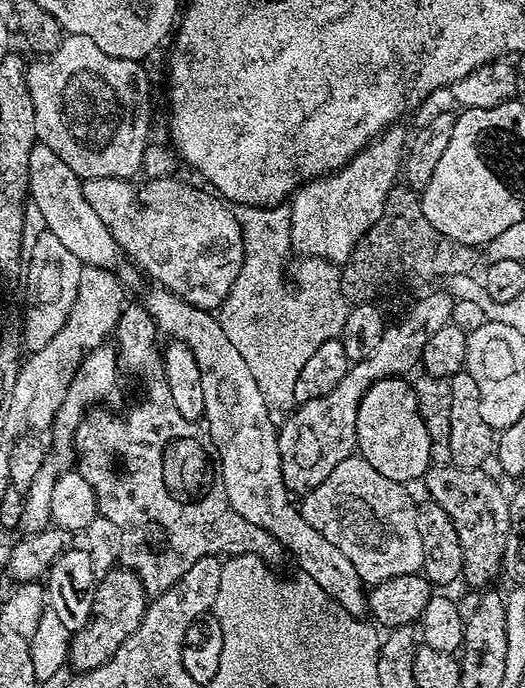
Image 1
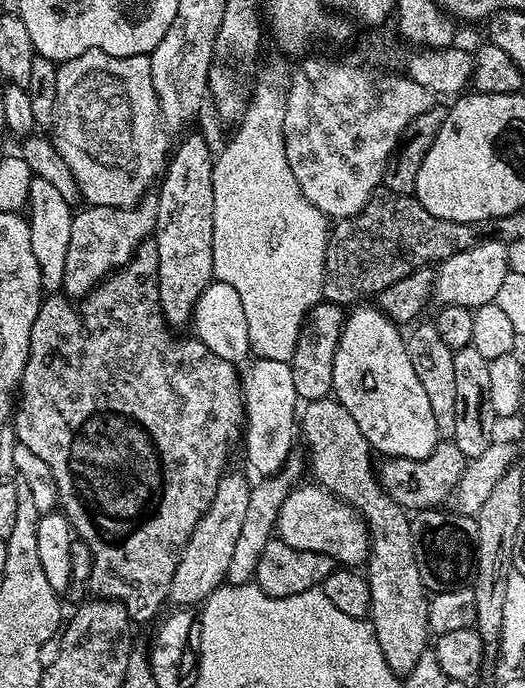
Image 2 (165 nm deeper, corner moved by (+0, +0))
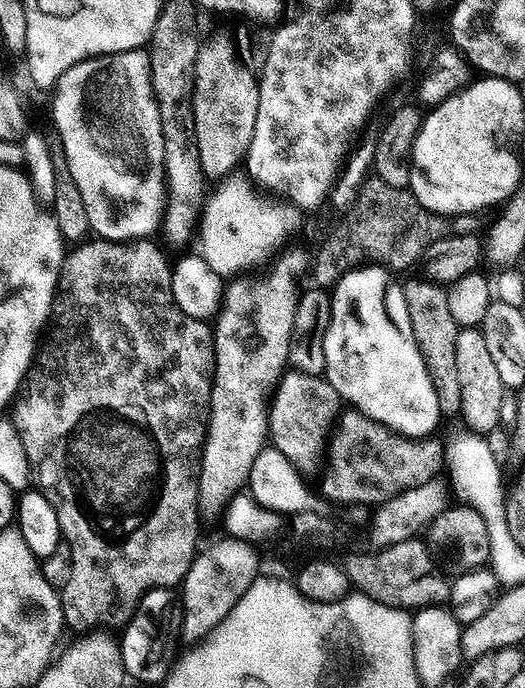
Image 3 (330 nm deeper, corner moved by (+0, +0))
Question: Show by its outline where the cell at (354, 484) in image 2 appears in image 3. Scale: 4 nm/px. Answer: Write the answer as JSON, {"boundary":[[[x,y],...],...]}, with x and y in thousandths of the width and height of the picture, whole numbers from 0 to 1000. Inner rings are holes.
{"boundary":[[[543,539],[533,548],[533,557],[524,560],[509,589],[516,650],[528,651],[562,677],[594,673],[602,666],[598,651],[608,645],[610,634],[619,635],[627,629],[650,584],[648,574],[617,547]]]}

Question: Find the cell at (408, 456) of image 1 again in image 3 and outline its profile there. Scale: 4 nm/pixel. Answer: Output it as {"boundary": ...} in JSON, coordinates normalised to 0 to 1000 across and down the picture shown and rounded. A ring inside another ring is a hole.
{"boundary":[[[722,387],[669,390],[630,420],[625,471],[617,475],[617,547],[629,561],[636,561],[650,583],[676,597],[697,602],[712,613],[728,613],[728,619],[770,634],[815,637],[842,615],[834,573],[827,573],[827,555],[819,555],[811,526],[796,509],[796,497],[789,497],[783,477],[760,477],[739,461],[739,448],[731,443],[731,435],[739,430],[739,401],[741,391]]]}

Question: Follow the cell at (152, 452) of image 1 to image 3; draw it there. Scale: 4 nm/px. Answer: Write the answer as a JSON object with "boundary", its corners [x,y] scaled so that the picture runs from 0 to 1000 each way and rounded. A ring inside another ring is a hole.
{"boundary":[[[288,347],[253,349],[250,352],[156,352],[122,374],[122,384],[114,388],[114,403],[107,411],[107,432],[99,435],[99,458],[80,484],[80,493],[69,509],[69,520],[53,533],[53,542],[38,557],[38,567],[30,571],[30,580],[19,589],[19,608],[34,625],[34,637],[42,637],[42,650],[50,654],[50,666],[59,690],[65,693],[67,708],[91,725],[95,735],[110,747],[110,765],[126,801],[133,805],[137,821],[133,823],[133,840],[112,856],[114,879],[122,894],[124,908],[139,913],[145,922],[168,922],[177,916],[219,916],[234,914],[236,908],[257,894],[259,882],[267,871],[290,855],[333,856],[349,849],[350,836],[362,828],[366,814],[373,810],[377,792],[373,783],[381,779],[381,661],[389,657],[389,637],[396,626],[396,592],[400,590],[400,567],[404,565],[404,538],[411,532],[411,516],[408,515],[408,497],[404,496],[406,472],[396,465],[379,465],[350,456],[341,445],[333,442],[331,427],[326,426],[326,391],[324,378],[312,374],[312,366],[297,355],[288,355]]]}

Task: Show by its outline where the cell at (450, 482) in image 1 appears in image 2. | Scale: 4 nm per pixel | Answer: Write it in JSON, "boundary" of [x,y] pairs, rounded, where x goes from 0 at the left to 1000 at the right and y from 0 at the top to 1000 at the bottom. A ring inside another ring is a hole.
{"boundary":[[[846,637],[832,644],[830,653],[811,666],[758,666],[741,663],[726,667],[720,674],[724,705],[735,712],[743,724],[775,741],[806,741],[810,738],[836,738],[869,714],[872,701],[884,688],[888,666],[880,654],[859,637]]]}

